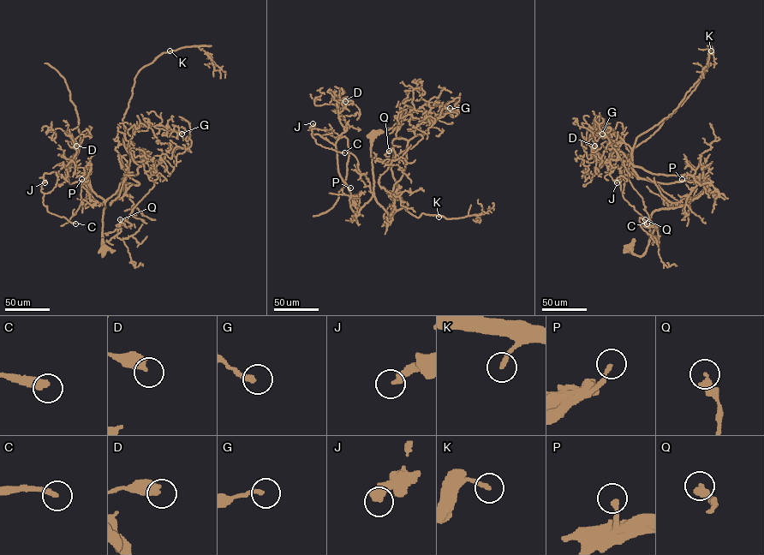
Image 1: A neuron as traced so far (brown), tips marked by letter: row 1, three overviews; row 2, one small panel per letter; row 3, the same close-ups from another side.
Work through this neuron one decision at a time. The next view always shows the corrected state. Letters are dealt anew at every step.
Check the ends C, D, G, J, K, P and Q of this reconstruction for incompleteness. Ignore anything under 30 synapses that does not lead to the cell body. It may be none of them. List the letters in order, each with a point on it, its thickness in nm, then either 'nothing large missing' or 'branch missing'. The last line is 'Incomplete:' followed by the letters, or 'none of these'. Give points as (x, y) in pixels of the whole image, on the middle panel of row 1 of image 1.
C: place (344, 152); calibre 300 nm; branch missing
D: place (345, 101); calibre 440 nm; nothing large missing
G: place (450, 108); calibre 220 nm; nothing large missing
J: place (313, 123); calibre 400 nm; branch missing
K: place (438, 217); calibre 220 nm; branch missing
P: place (350, 187); calibre 220 nm; nothing large missing
Q: place (389, 151); calibre 280 nm; nothing large missing
Incomplete: C, J, K

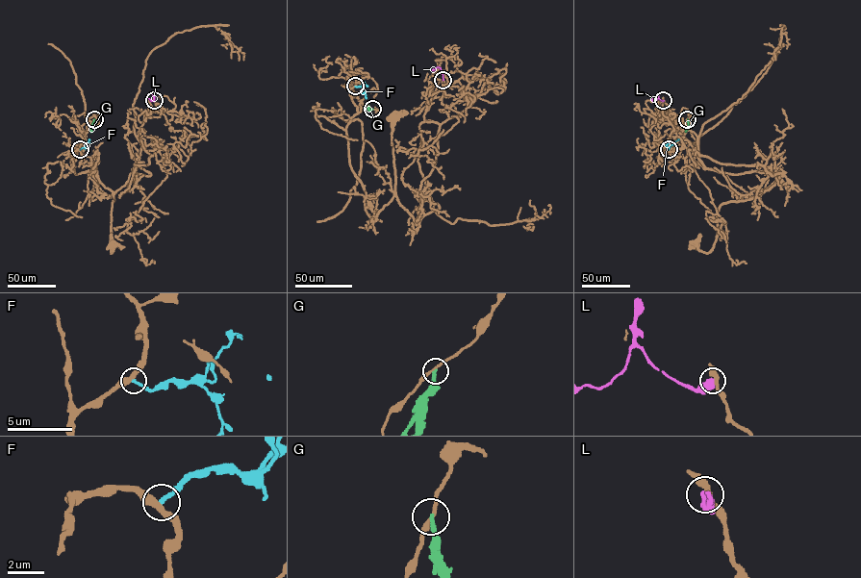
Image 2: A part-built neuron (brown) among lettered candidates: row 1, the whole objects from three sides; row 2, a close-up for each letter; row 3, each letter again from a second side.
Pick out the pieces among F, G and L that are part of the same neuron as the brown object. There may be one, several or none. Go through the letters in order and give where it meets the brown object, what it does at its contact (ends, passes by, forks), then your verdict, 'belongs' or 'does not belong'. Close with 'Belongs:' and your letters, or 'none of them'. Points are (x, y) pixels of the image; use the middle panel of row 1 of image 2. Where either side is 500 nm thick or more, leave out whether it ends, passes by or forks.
F: contact (355, 86); it ends; does not belong
G: contact (372, 109); it ends; does not belong
L: contact (443, 80); does not belong
Belongs: none of them

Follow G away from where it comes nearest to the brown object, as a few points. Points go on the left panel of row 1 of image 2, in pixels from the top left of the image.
G: (94, 119), (91, 131)

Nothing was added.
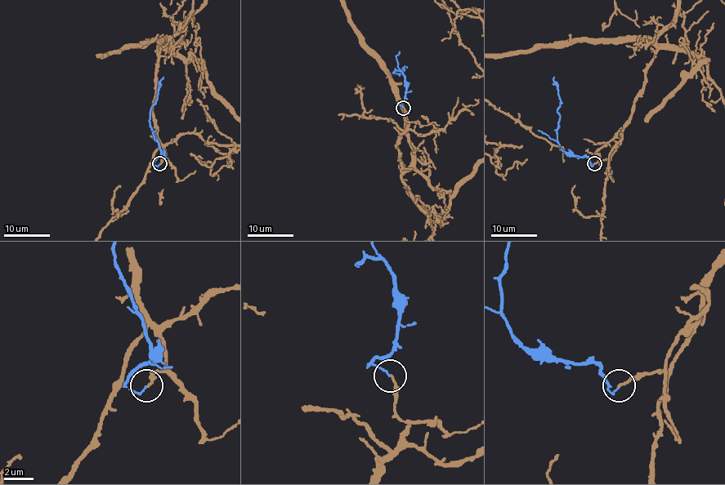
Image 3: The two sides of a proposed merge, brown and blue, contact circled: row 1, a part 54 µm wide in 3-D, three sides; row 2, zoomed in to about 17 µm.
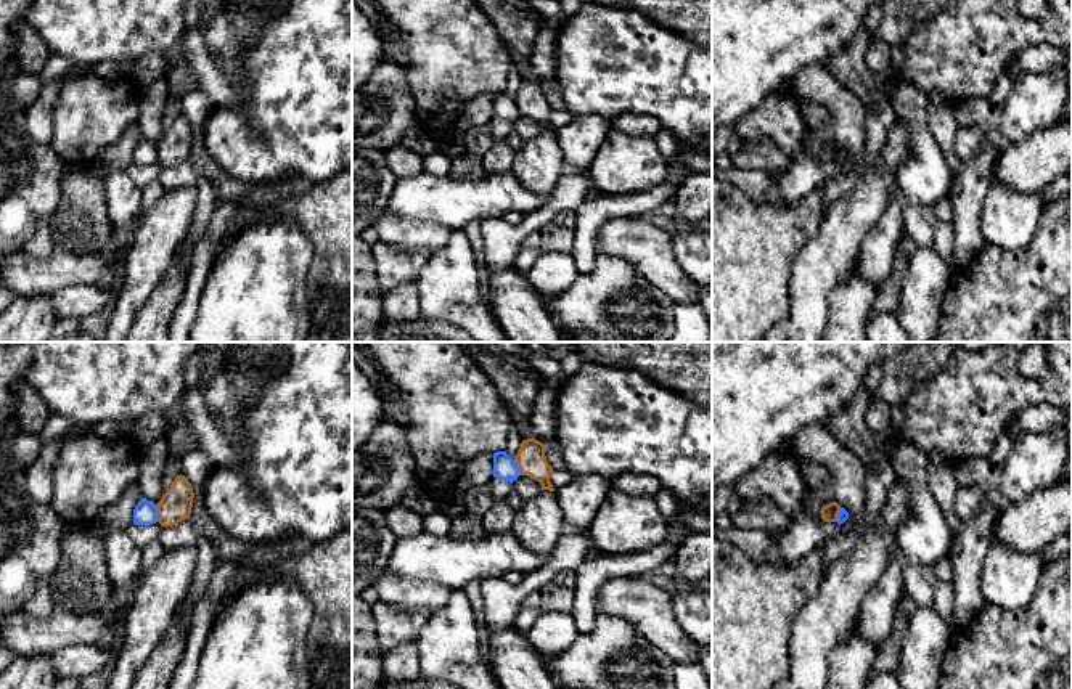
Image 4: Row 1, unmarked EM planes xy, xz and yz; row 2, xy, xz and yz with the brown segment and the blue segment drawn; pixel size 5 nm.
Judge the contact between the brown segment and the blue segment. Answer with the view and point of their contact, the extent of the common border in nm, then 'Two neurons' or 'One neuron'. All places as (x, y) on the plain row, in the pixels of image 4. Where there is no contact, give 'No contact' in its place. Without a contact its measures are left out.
Touches brown at xy (158, 153). Shared border 90 nm. Two neurons

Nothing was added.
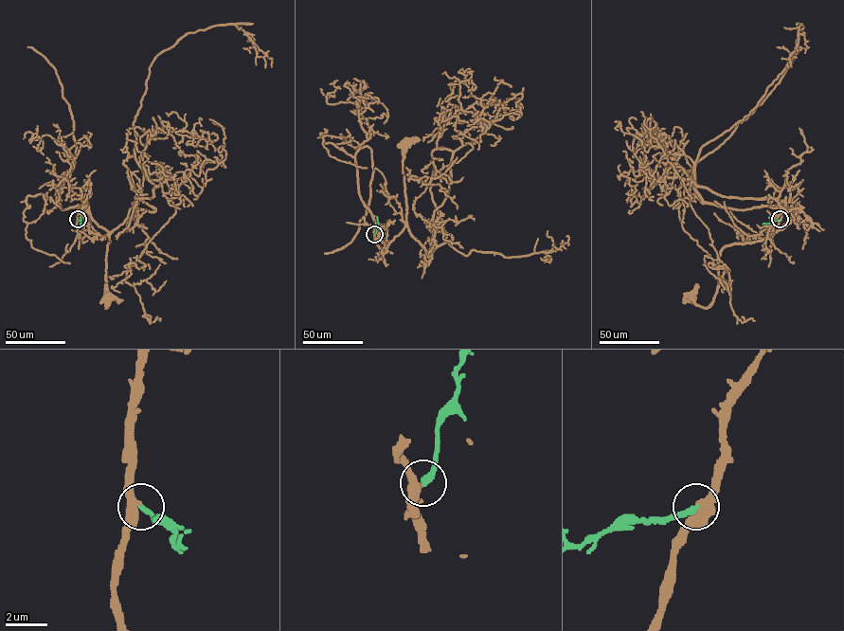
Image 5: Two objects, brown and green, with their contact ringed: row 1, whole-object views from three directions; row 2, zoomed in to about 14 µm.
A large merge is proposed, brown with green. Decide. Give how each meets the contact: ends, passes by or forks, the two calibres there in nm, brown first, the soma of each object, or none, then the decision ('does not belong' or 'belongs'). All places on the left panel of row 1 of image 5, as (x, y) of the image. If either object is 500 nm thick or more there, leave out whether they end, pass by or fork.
brown passes by; green ends; calibres 360 and 240 nm; soma brown (107, 296); soma green none; belongs

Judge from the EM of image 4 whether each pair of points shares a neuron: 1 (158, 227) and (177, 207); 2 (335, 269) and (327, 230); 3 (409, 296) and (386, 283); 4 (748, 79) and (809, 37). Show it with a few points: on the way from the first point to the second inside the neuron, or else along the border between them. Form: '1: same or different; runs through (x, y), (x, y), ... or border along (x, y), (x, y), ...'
1: same; runs through (163, 222), (172, 212)
2: same; runs through (335, 259), (335, 240)
3: different; border along (415, 281), (396, 285), (383, 293)
4: same; runs through (762, 65), (772, 63), (794, 40)

